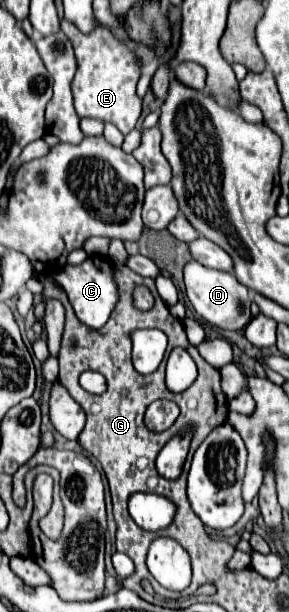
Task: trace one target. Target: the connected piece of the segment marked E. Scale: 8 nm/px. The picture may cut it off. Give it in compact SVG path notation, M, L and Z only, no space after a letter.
M64 18L62 32L70 38L76 60L78 60L78 70L72 80L76 114L84 118L96 118L102 122L110 122L122 134L132 132L142 112L142 98L136 94L136 82L142 74L140 60L134 56L134 52L124 42L116 40L114 34L104 24L98 24L92 32L84 34L72 22Z

